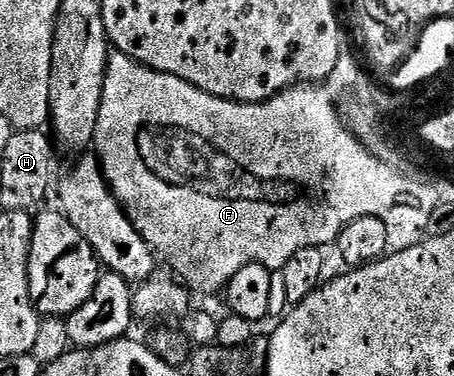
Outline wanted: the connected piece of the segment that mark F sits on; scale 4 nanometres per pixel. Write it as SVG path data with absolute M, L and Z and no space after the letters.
M117 51L110 54L110 62L106 64L106 82L102 92L100 116L106 129L118 129L118 141L102 141L100 153L106 153L106 161L101 164L102 173L111 192L121 202L131 223L135 225L136 231L162 261L166 260L175 269L173 272L177 274L182 284L195 294L221 294L236 275L236 271L240 271L240 267L245 265L263 265L271 271L281 270L282 266L288 263L288 259L292 259L292 255L296 255L301 249L333 246L341 233L361 217L379 217L383 221L390 232L389 248L395 253L408 251L408 247L416 247L427 236L430 226L426 223L426 217L418 217L418 213L430 213L430 193L422 197L422 189L418 189L418 179L414 182L402 181L402 177L390 172L390 166L385 160L377 161L370 149L358 148L351 137L339 128L334 108L323 108L320 103L310 100L298 103L302 105L289 105L286 99L285 96L279 95L274 98L275 102L272 105L267 101L260 105L225 101L224 98L213 97L200 91L176 75L149 69L147 65L133 61L128 55Z

